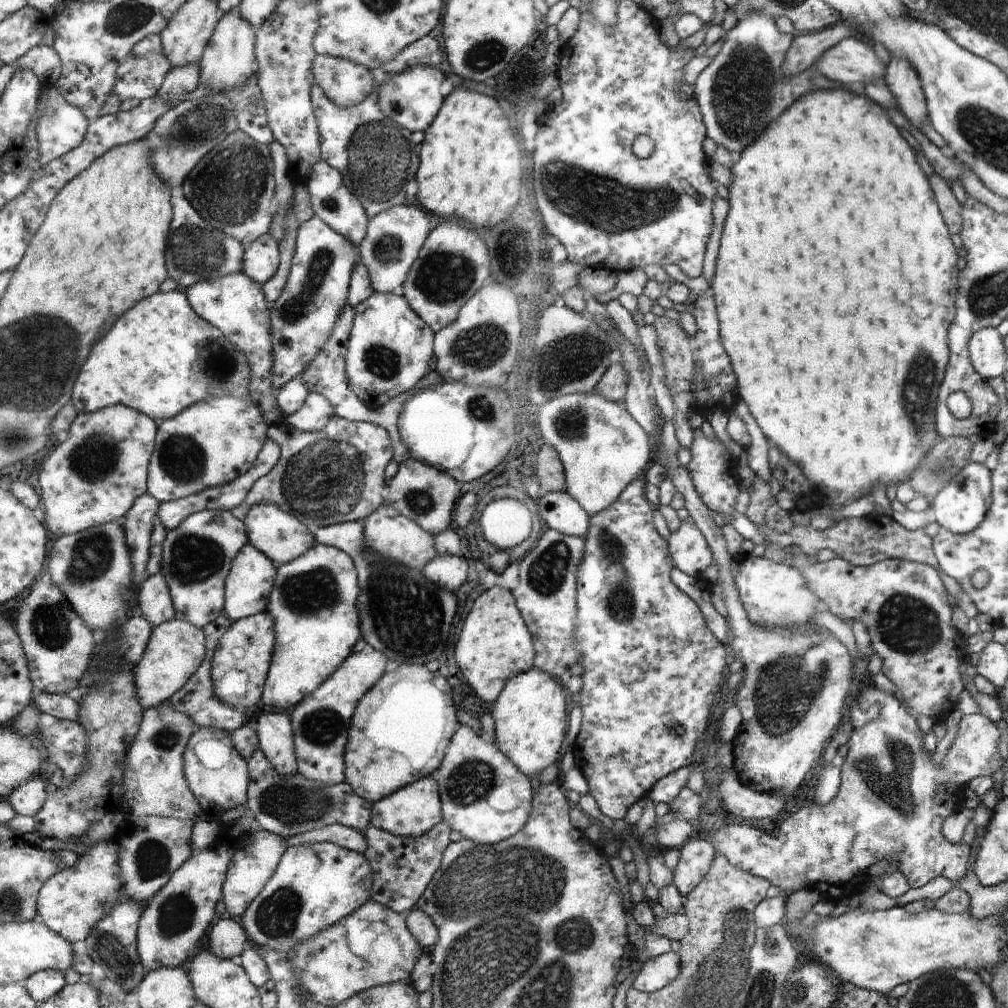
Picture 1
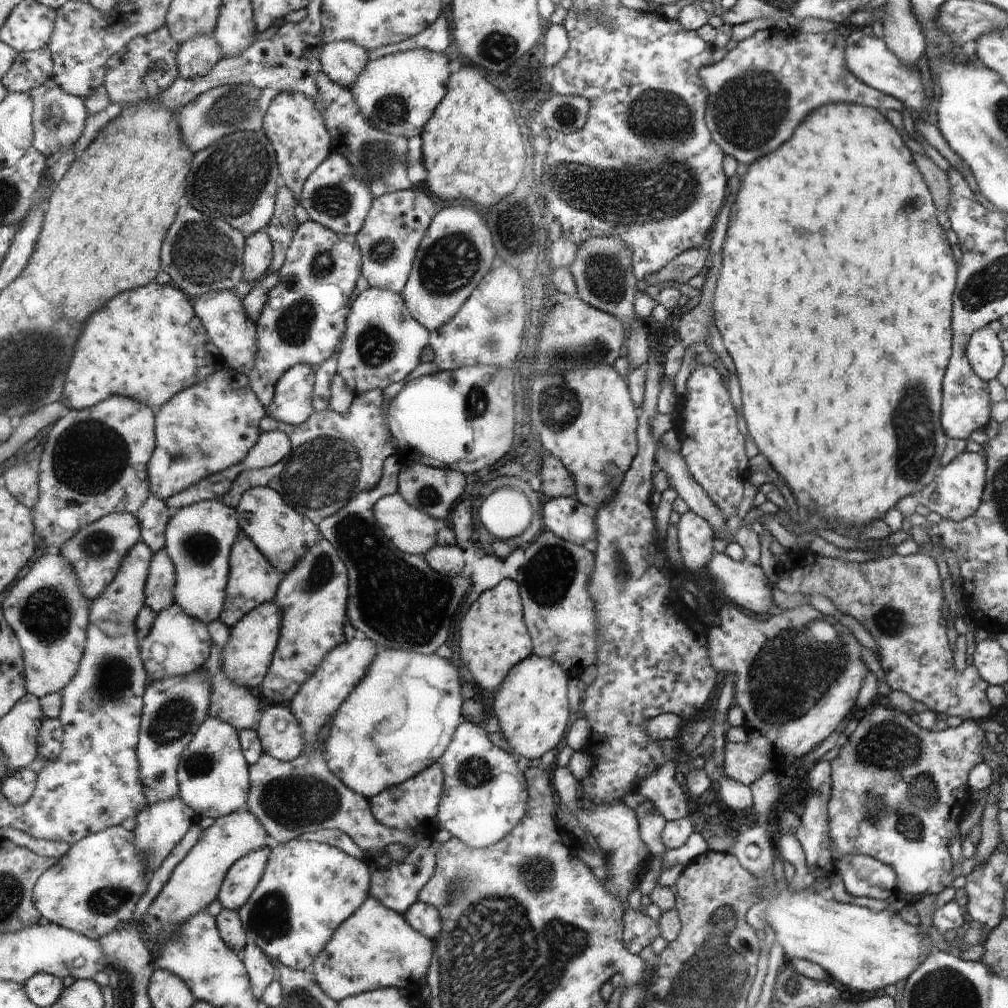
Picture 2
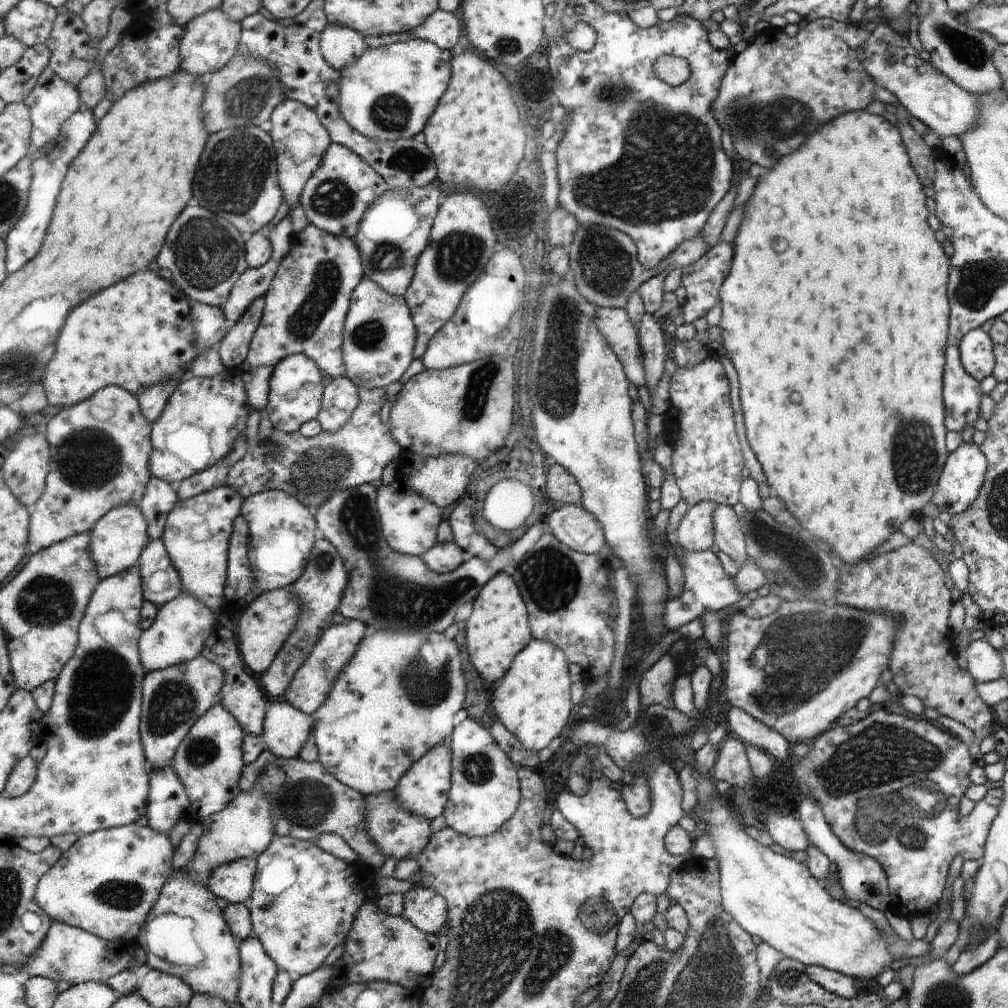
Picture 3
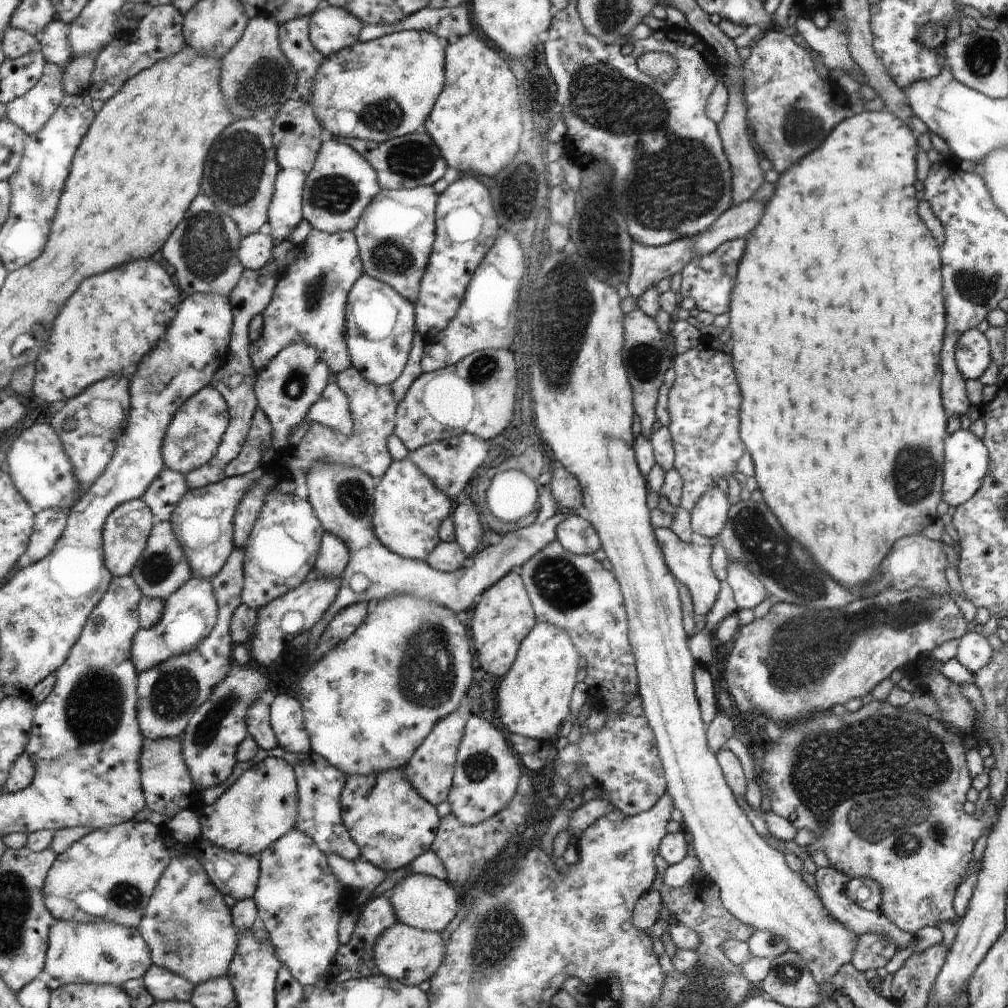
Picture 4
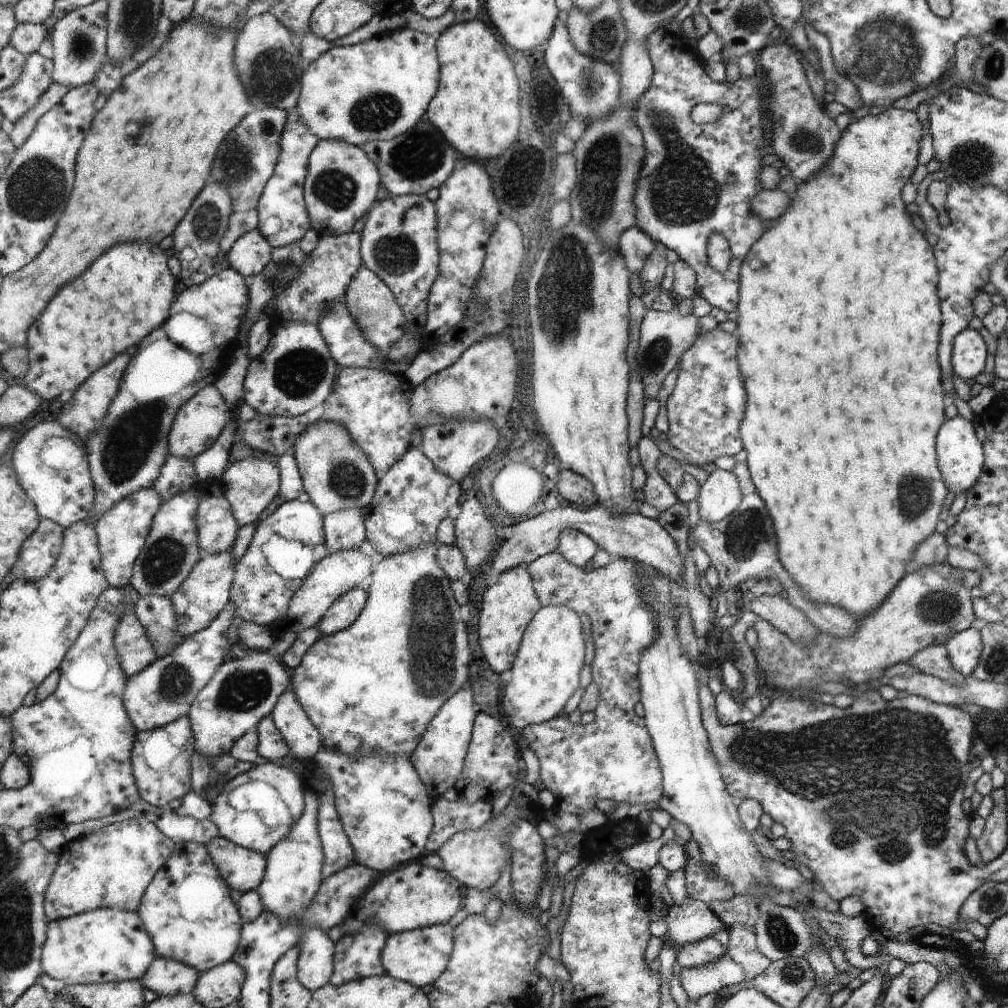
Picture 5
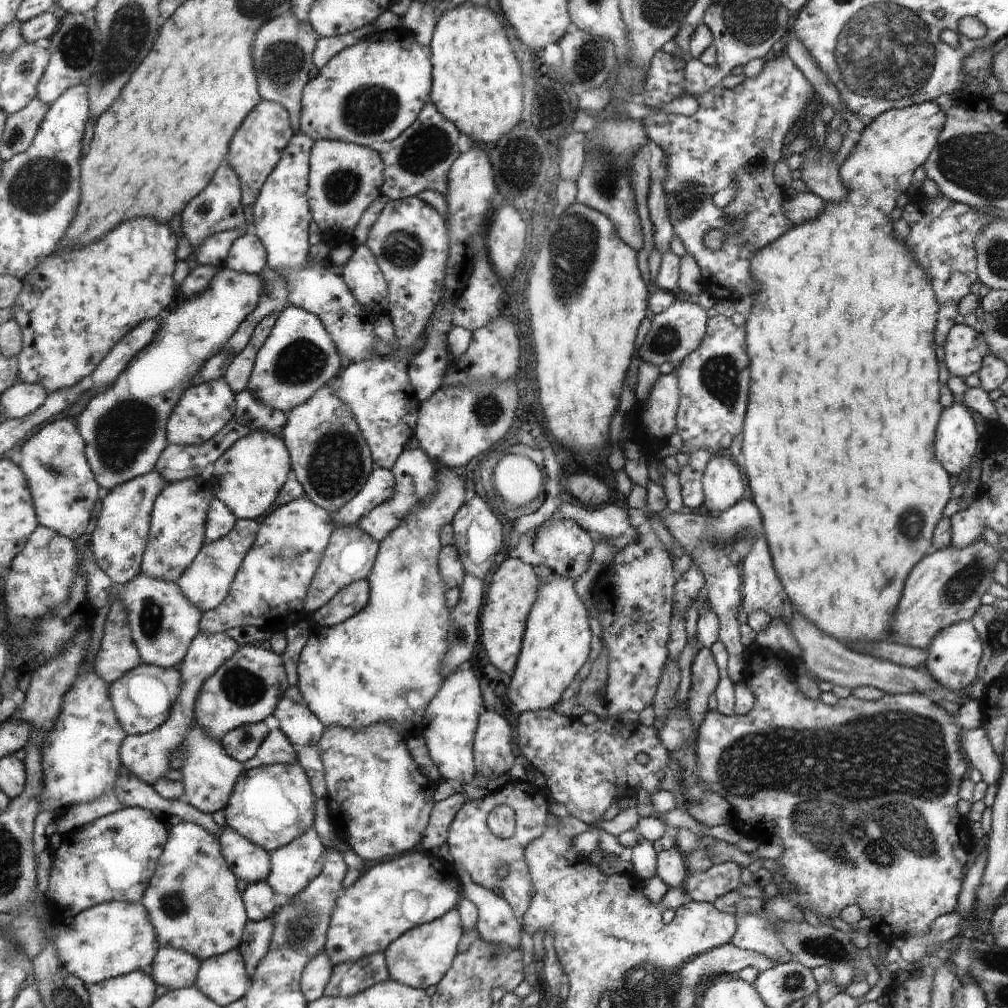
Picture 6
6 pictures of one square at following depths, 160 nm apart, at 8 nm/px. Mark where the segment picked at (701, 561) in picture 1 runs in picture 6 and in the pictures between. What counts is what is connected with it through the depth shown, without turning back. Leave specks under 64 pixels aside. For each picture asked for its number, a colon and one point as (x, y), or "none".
2: (695, 535)
3: (695, 533)
4: (708, 518)
5: (719, 496)
6: (723, 486)

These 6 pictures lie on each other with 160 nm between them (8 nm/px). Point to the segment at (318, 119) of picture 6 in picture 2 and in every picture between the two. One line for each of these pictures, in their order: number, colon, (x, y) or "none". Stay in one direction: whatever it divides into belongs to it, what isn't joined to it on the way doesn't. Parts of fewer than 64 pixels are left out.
2: (398, 93)
3: (389, 93)
4: (382, 89)
5: (376, 90)

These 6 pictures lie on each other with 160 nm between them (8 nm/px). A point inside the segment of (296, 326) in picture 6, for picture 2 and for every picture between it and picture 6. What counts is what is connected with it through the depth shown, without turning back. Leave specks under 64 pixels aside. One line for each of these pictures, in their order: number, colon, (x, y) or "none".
2: (292, 404)
3: (296, 387)
4: (295, 380)
5: (295, 372)

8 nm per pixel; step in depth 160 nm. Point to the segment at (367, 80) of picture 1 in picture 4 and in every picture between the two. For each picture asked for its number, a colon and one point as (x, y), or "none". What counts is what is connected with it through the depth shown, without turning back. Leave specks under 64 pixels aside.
2: (342, 60)
3: (341, 46)
4: (332, 29)

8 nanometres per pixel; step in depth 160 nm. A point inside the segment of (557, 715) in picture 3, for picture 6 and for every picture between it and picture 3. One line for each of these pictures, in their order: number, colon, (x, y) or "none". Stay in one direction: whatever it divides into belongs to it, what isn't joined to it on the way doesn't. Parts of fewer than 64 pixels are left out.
4: (534, 698)
5: (547, 669)
6: (556, 642)

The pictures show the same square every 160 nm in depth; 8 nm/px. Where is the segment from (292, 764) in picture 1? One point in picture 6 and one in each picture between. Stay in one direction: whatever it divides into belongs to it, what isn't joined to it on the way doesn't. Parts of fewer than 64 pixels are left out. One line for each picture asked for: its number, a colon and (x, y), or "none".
2: (280, 734)
3: (286, 728)
4: (288, 722)
5: (299, 732)
6: (296, 720)

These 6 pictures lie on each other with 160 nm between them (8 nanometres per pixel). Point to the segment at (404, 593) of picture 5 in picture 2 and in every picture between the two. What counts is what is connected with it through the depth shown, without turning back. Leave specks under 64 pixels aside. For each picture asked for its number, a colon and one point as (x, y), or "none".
2: (398, 720)
3: (395, 701)
4: (368, 704)

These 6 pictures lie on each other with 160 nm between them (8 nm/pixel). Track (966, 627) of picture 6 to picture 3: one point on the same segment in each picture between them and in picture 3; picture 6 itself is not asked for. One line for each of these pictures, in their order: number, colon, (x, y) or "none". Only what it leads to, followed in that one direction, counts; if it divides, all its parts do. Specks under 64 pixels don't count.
3: (984, 663)
4: (974, 653)
5: (965, 649)

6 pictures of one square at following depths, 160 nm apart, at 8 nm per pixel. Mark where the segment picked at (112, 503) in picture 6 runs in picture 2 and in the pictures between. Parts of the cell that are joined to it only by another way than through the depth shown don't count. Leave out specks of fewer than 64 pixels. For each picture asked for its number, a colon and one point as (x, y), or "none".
2: (98, 552)
3: (119, 540)
4: (127, 532)
5: (124, 532)

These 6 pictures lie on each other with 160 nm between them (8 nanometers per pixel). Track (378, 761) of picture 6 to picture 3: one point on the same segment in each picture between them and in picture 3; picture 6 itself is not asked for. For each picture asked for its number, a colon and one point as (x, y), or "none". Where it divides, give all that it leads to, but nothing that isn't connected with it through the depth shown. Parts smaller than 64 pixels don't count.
3: (400, 834)
4: (391, 823)
5: (384, 808)

